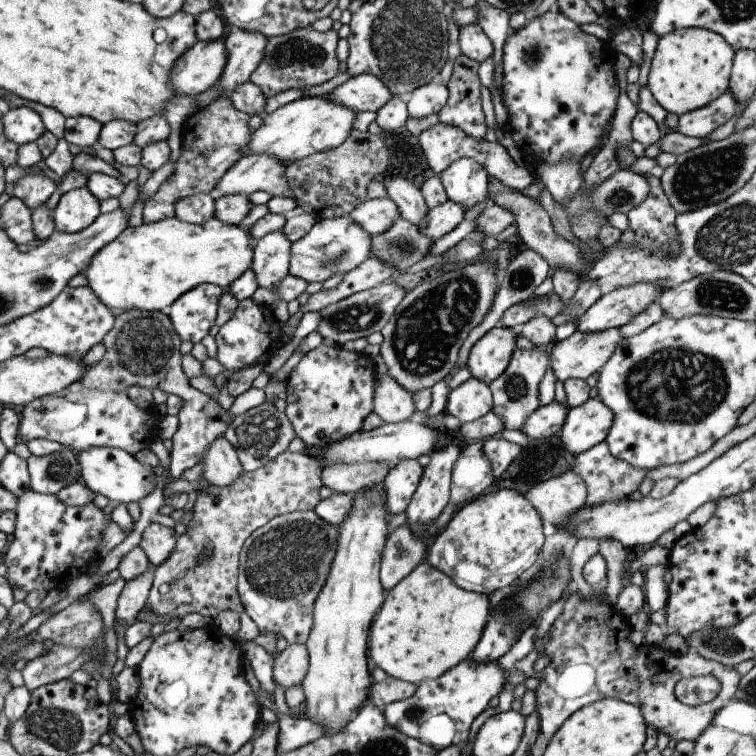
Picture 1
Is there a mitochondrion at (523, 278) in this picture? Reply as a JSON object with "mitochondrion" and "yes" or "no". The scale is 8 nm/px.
{"mitochondrion":"no"}

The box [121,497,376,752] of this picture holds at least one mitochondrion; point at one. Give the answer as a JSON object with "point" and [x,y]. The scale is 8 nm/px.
{"point":[284,562]}

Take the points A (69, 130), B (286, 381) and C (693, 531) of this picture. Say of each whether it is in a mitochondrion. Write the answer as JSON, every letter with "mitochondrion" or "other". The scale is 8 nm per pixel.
{"A":"other","B":"other","C":"other"}

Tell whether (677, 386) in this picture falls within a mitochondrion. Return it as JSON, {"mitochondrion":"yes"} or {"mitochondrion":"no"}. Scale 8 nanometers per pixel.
{"mitochondrion":"yes"}

